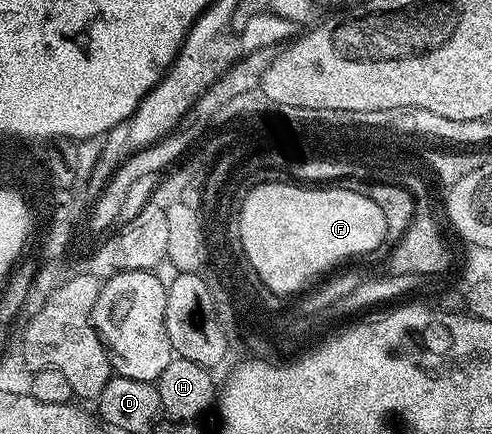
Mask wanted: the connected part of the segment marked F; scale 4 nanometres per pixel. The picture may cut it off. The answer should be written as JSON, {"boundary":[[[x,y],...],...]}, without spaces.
{"boundary":[[[262,183],[259,187],[251,186],[249,188],[248,197],[241,200],[242,212],[237,212],[237,218],[240,223],[239,239],[243,243],[243,251],[250,251],[249,259],[256,261],[258,271],[266,278],[266,283],[272,285],[272,290],[290,291],[292,285],[300,282],[300,277],[305,275],[314,275],[316,269],[321,266],[326,267],[332,265],[337,268],[339,265],[345,264],[345,259],[350,259],[353,255],[366,255],[369,251],[374,251],[378,246],[386,243],[386,226],[384,225],[384,213],[380,213],[376,201],[372,201],[361,190],[353,191],[350,187],[338,187],[342,185],[300,185],[297,187],[294,183]]]}

